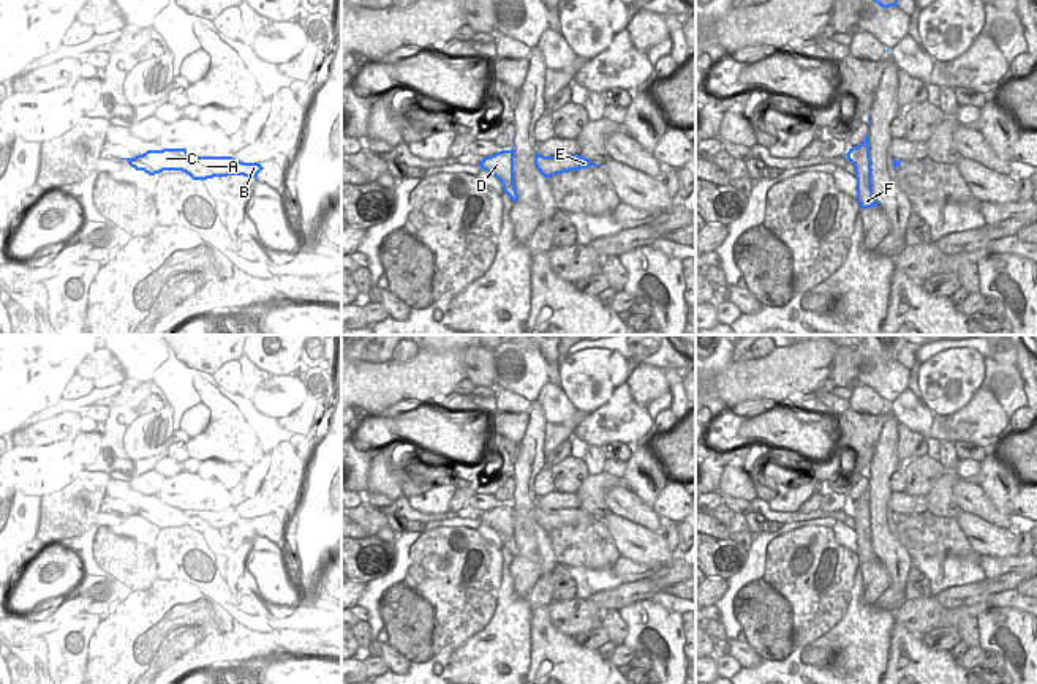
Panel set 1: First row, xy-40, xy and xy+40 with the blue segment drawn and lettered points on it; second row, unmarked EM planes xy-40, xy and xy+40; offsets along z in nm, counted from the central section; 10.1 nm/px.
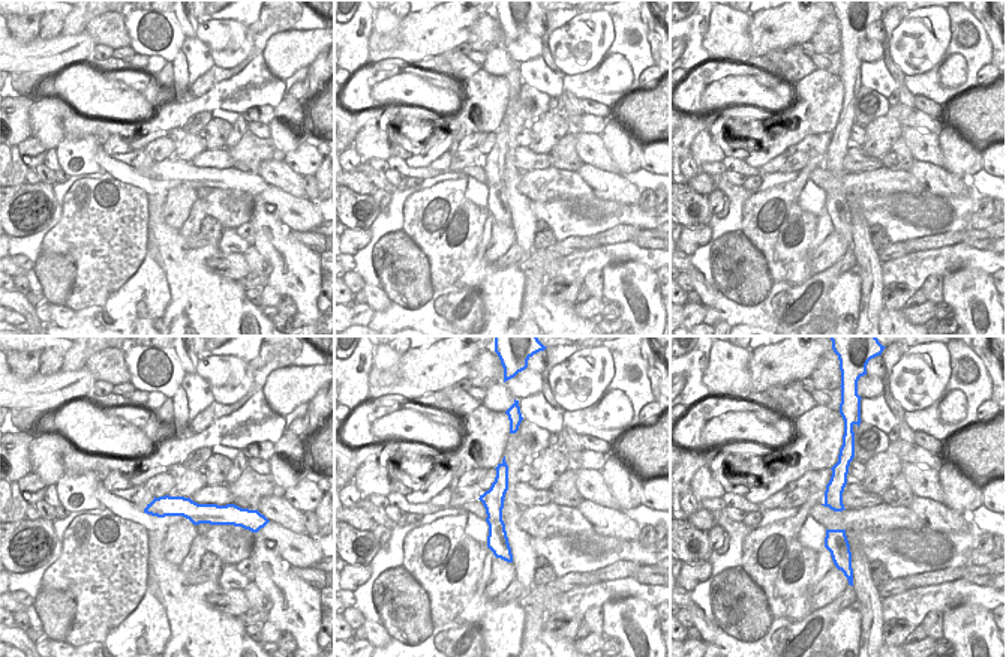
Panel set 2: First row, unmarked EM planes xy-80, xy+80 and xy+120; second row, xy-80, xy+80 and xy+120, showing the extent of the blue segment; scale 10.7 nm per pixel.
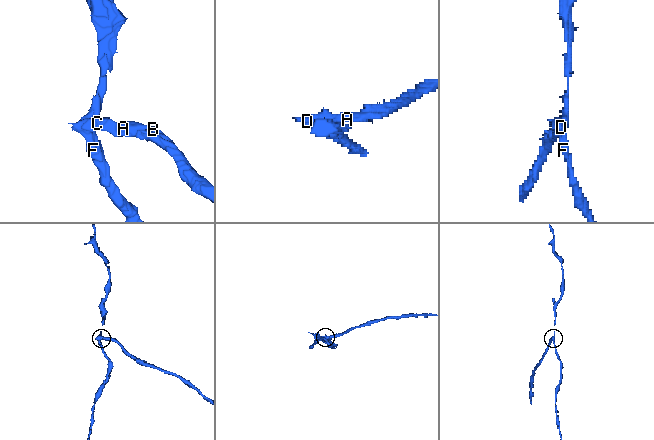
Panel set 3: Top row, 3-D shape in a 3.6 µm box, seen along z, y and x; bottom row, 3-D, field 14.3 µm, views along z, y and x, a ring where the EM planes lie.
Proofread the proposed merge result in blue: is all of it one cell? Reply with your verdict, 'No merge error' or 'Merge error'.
Merge error

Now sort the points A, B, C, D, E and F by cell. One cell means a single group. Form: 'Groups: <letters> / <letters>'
Groups: A B C D E / F

